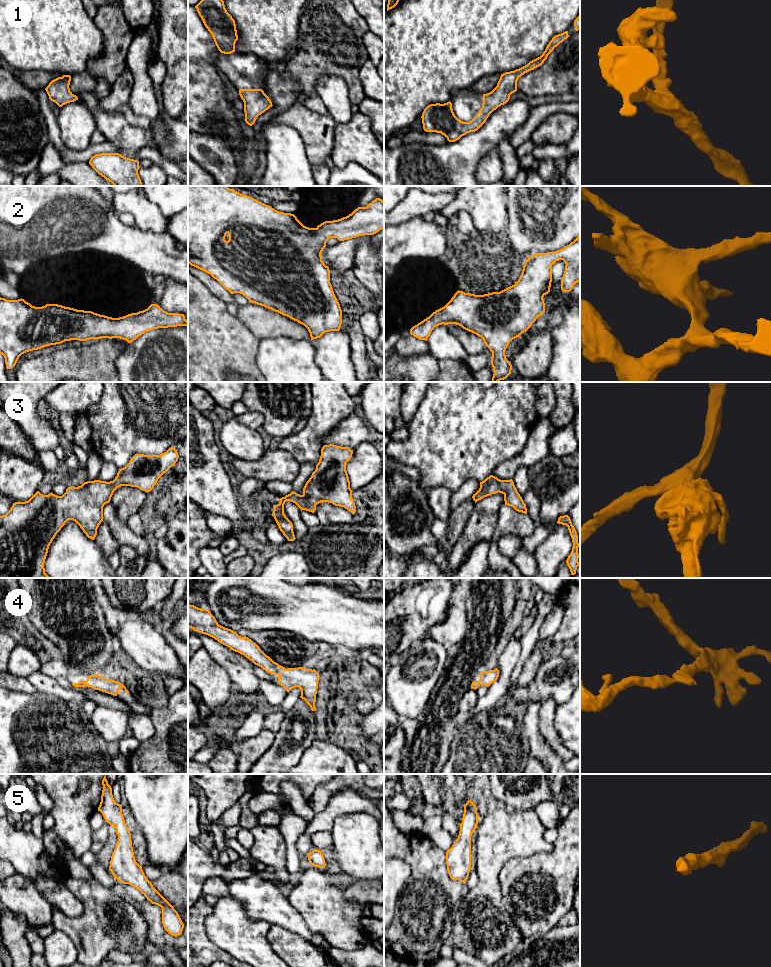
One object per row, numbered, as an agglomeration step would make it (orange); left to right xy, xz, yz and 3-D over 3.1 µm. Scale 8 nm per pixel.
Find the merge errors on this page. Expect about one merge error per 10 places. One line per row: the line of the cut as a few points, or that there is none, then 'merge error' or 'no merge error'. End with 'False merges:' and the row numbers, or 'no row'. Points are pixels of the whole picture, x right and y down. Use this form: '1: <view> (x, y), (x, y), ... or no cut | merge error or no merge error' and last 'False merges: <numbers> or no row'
1: no cut | no merge error
2: no cut | no merge error
3: no cut | no merge error
4: no cut | no merge error
5: no cut | no merge error
False merges: no row

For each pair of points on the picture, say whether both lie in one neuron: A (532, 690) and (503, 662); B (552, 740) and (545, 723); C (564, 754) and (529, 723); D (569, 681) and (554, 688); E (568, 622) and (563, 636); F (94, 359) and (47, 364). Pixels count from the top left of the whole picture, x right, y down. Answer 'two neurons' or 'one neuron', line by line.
A: two neurons
B: one neuron
C: two neurons
D: one neuron
E: one neuron
F: one neuron

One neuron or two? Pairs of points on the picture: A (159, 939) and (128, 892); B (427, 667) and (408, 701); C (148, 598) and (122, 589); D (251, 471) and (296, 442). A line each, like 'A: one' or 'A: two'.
A: one
B: one
C: one
D: two

